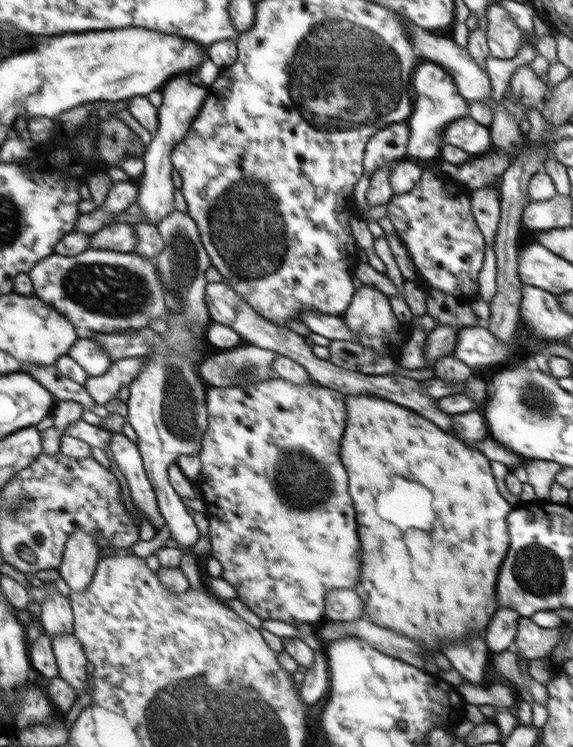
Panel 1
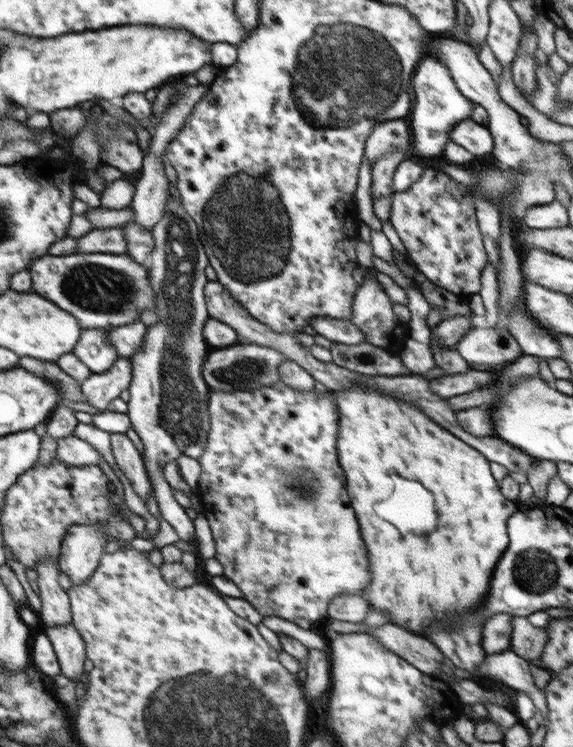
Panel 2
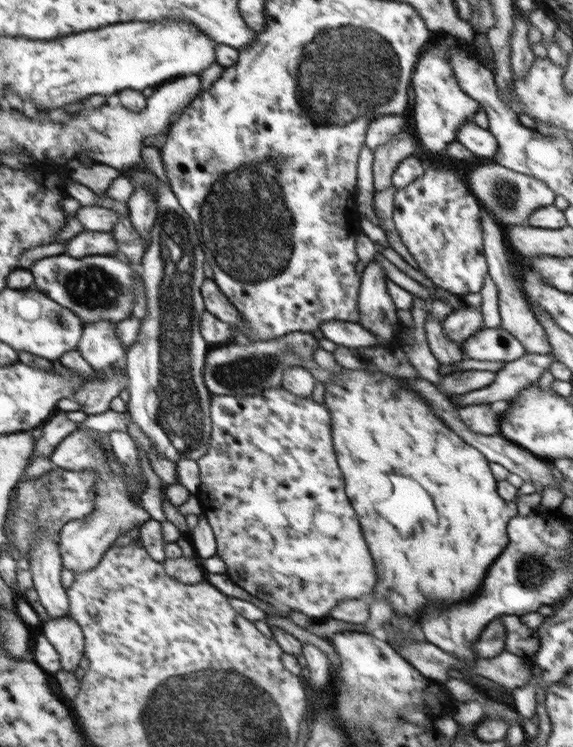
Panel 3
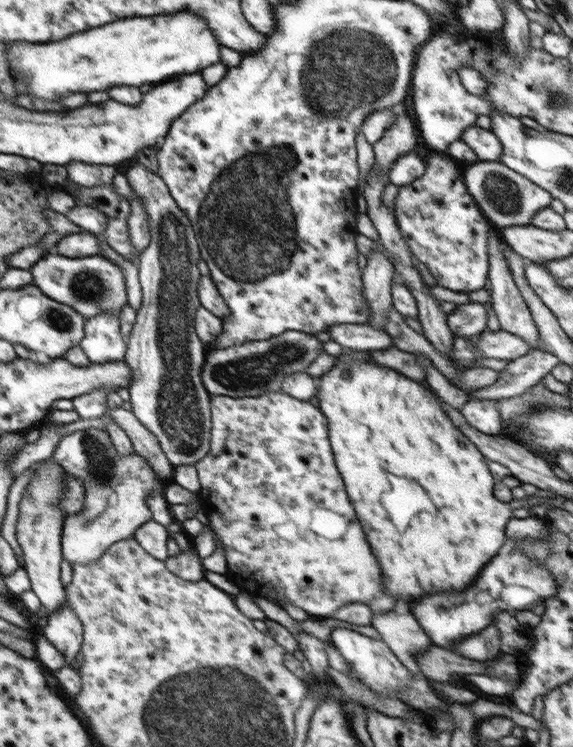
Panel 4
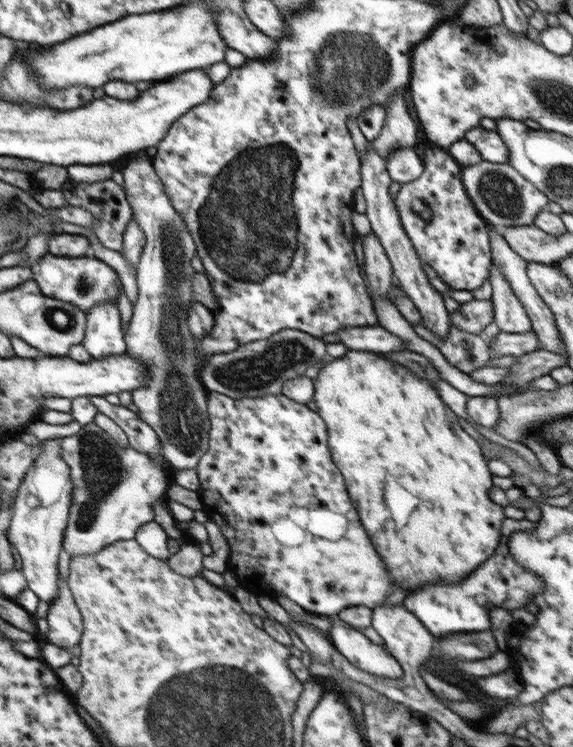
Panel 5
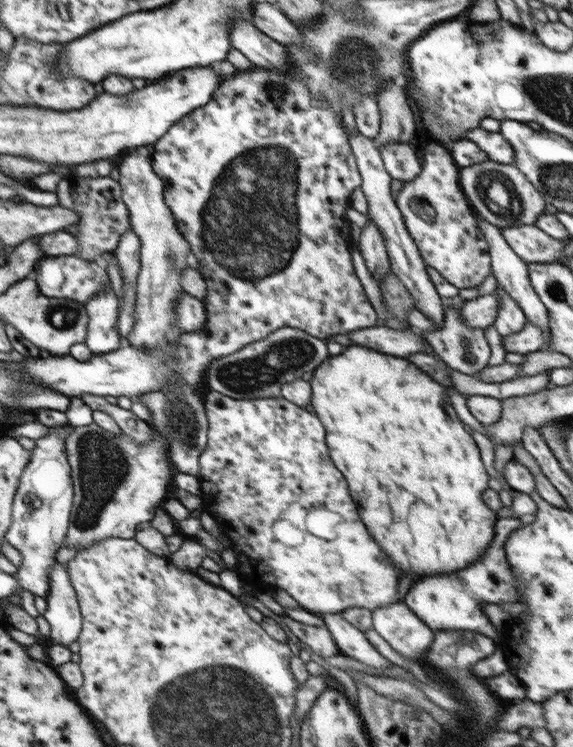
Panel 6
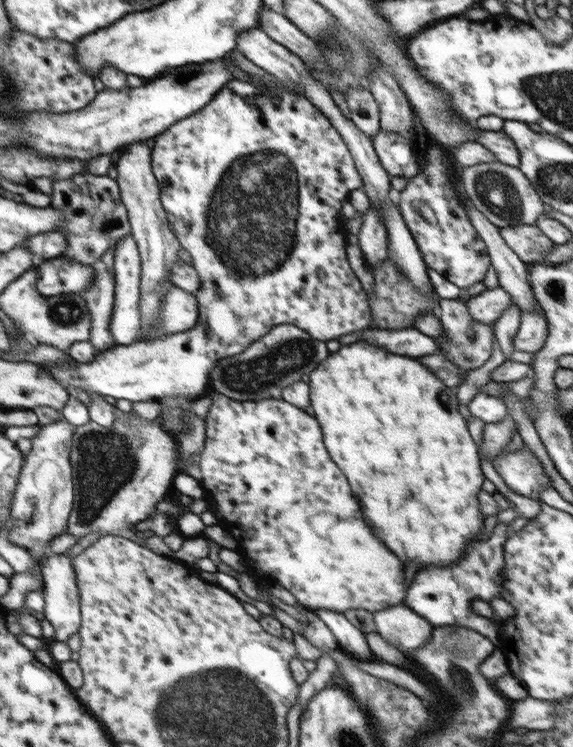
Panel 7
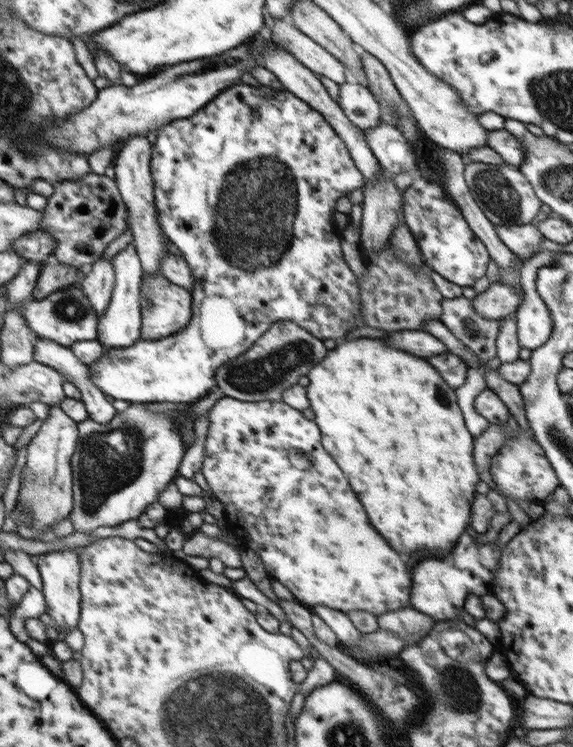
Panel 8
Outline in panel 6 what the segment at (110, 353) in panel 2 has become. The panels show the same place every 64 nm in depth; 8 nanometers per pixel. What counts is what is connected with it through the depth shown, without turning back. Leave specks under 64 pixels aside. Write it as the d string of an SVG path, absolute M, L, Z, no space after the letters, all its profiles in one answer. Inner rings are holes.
M105 284L103 292L93 296L85 303L88 315L86 346L94 355L106 354L118 350L124 343L118 330L119 298L111 289L111 285Z

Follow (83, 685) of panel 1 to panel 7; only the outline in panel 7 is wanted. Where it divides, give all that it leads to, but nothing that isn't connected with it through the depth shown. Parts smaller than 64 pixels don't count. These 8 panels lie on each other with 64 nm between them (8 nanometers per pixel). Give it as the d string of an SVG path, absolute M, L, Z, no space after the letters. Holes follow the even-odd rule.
M49 554L42 563L43 572L43 597L45 607L44 618L54 627L54 640L66 642L72 634L78 632L81 625L81 606L78 587L76 586L75 559L70 559L64 554Z

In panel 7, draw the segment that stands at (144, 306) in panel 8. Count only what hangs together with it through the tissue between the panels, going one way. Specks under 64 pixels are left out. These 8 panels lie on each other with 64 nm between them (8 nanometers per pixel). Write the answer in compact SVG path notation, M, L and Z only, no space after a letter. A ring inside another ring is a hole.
M176 285L167 290L159 320L151 326L151 337L160 338L164 334L186 332L196 326L199 319L197 298Z

